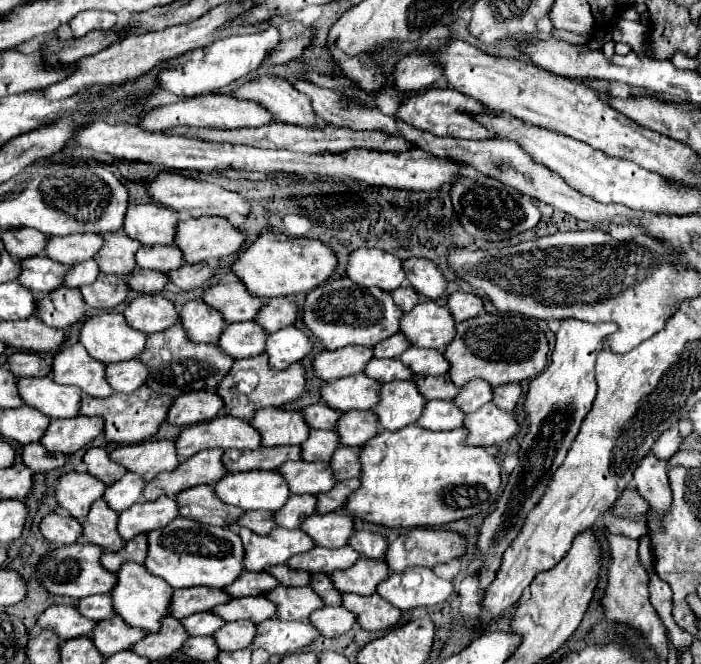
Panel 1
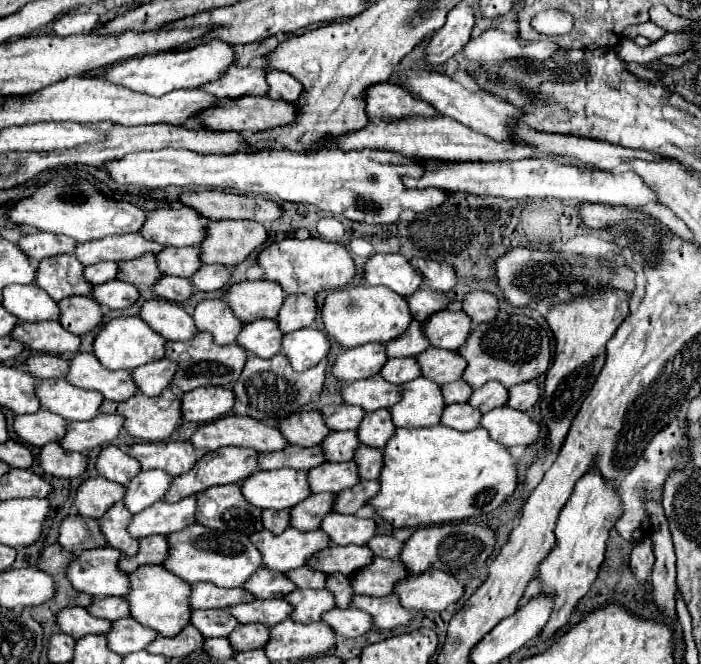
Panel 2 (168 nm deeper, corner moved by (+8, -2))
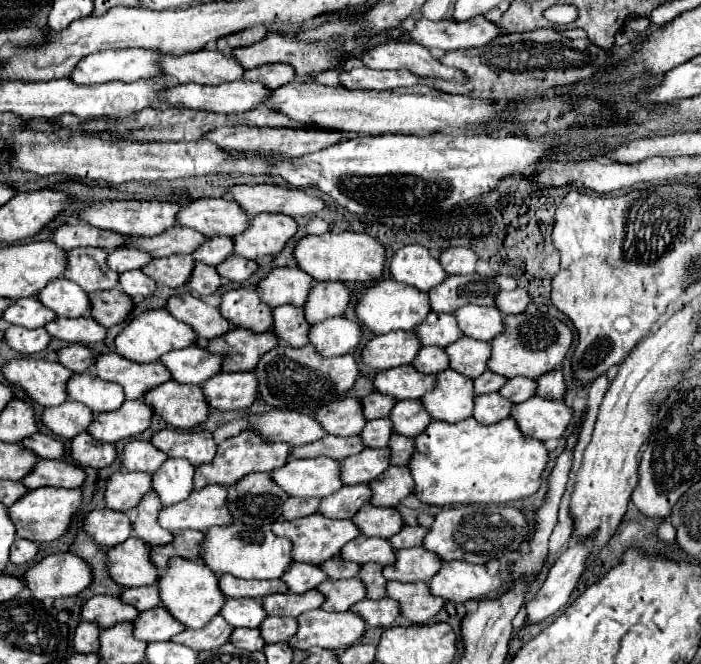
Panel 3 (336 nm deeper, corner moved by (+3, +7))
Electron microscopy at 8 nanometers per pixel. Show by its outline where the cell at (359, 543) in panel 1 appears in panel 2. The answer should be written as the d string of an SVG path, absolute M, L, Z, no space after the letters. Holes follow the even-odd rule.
M376 535L368 541L368 547L370 551L374 553L374 557L384 557L384 559L396 559L400 549L402 549L402 543L396 541L392 535Z

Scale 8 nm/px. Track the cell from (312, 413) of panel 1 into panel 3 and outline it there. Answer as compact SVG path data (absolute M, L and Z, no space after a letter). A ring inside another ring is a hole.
M373 392L373 394L365 396L361 402L363 402L363 414L365 414L367 420L387 418L389 410L397 404L395 398L389 398L387 394L379 394L379 392Z

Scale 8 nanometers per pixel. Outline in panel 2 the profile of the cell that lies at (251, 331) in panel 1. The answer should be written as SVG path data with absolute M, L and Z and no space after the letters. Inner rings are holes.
M260 319L246 323L236 339L236 343L242 349L262 359L270 359L272 355L276 355L280 351L280 341L282 341L282 333L276 327L274 319Z

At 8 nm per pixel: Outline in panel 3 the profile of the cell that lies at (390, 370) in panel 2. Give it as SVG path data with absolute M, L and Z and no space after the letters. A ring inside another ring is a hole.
M423 346L419 352L421 354L417 354L413 360L413 366L417 366L417 370L423 370L425 374L439 374L449 368L449 356L445 354L445 348Z

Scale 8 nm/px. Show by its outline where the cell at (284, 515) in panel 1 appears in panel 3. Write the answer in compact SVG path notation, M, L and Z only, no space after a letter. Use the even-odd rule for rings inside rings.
M367 484L359 486L345 486L339 492L321 500L319 512L327 518L351 518L361 510L361 506L369 504L371 490Z

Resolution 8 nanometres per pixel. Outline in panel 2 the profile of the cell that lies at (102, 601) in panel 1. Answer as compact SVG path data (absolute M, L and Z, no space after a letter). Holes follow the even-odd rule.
M96 597L86 611L90 611L92 615L96 615L98 619L108 619L108 621L116 621L122 617L128 617L128 603L124 597Z

